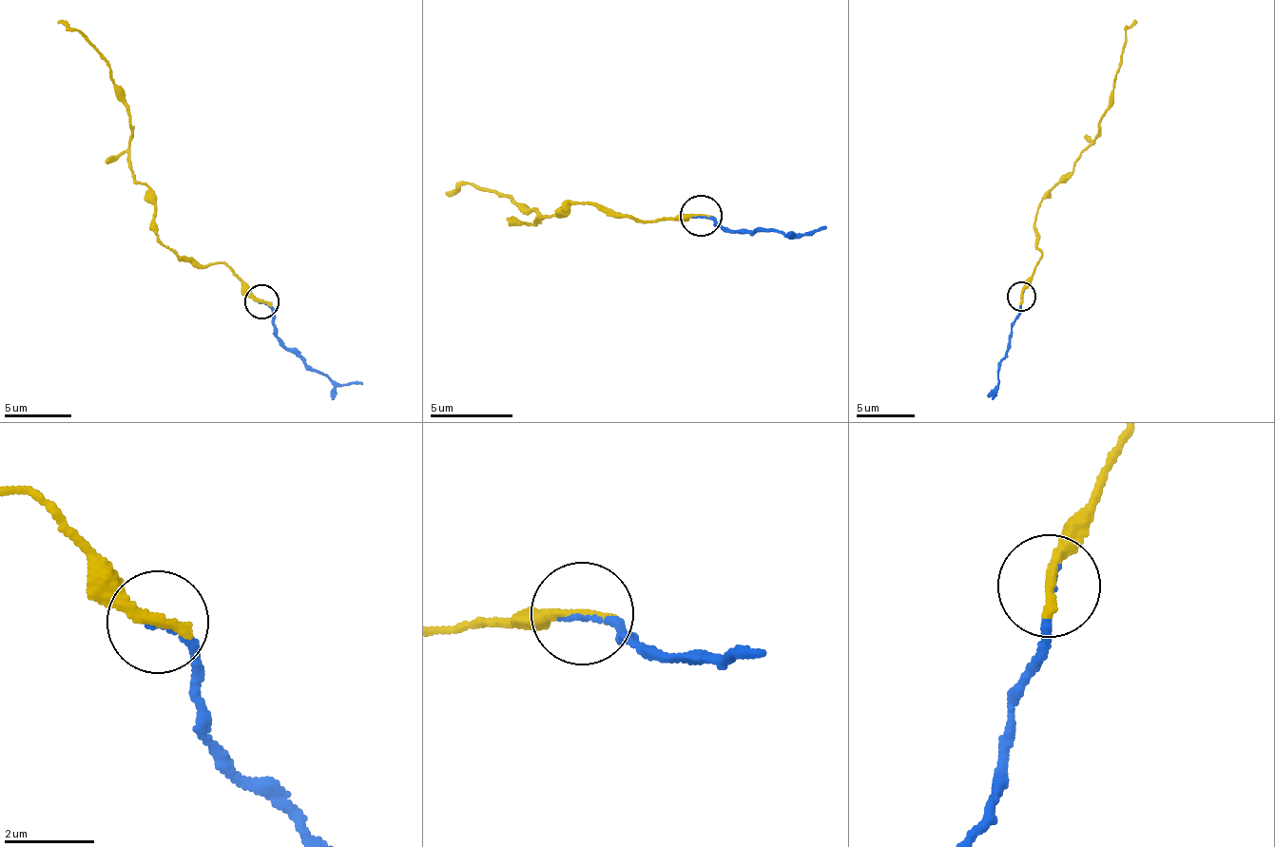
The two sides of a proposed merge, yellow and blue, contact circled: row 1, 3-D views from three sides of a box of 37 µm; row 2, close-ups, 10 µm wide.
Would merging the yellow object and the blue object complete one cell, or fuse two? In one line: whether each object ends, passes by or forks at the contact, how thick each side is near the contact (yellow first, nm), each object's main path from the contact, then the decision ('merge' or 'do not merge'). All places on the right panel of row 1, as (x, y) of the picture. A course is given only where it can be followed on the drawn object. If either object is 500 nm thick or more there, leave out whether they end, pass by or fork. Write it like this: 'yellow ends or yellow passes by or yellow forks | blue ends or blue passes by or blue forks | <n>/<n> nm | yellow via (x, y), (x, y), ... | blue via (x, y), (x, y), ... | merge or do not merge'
yellow ends | blue ends | 280/140 nm | yellow via (1020, 298), (1043, 258), (1036, 240), (1038, 205), (1092, 142), (1134, 20) | blue via (1020, 298), (1020, 309), (991, 397) | merge

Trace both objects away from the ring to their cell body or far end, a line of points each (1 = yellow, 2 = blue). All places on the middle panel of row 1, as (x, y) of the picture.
1: (702, 215), (655, 223), (575, 201), (536, 221), (539, 208), (522, 208), (508, 194), (470, 184), (444, 193)
2: (702, 215), (720, 227), (737, 232), (792, 235), (824, 224)

